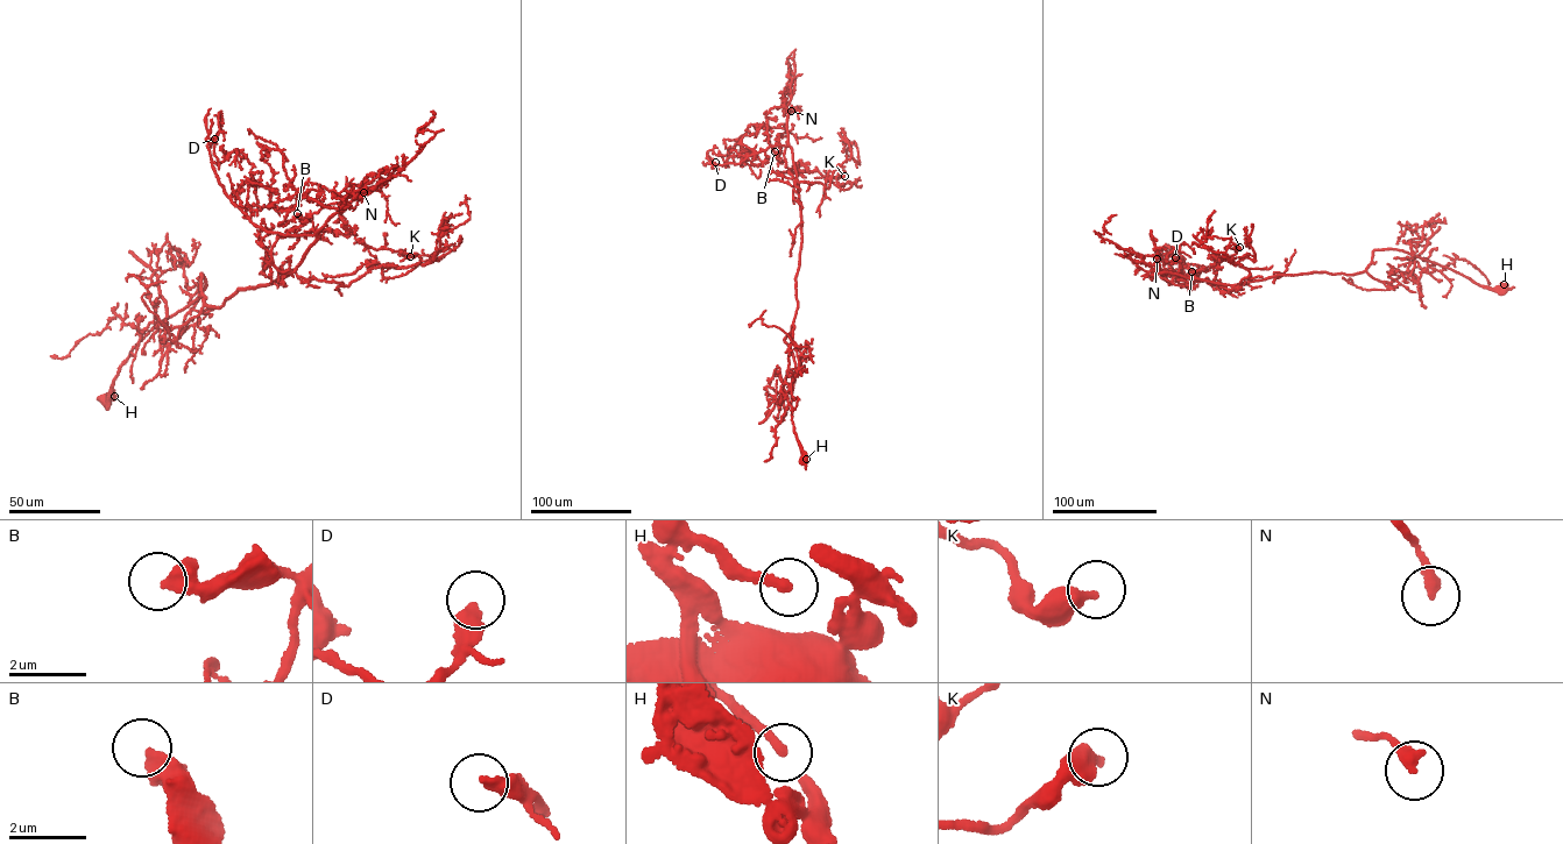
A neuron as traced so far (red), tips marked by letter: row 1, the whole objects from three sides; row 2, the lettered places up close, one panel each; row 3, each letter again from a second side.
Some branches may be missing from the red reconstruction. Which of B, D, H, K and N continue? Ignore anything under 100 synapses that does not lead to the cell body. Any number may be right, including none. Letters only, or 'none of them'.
none of them

